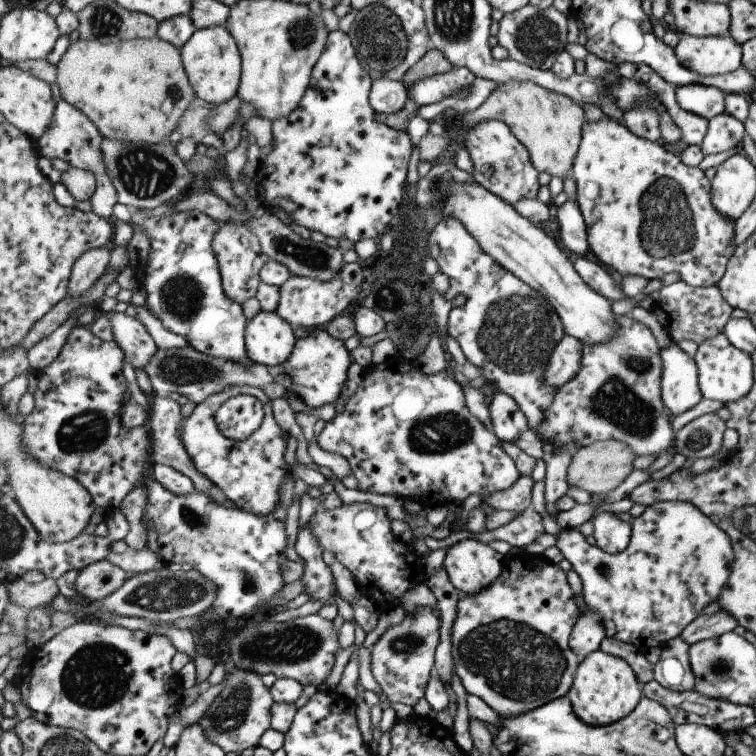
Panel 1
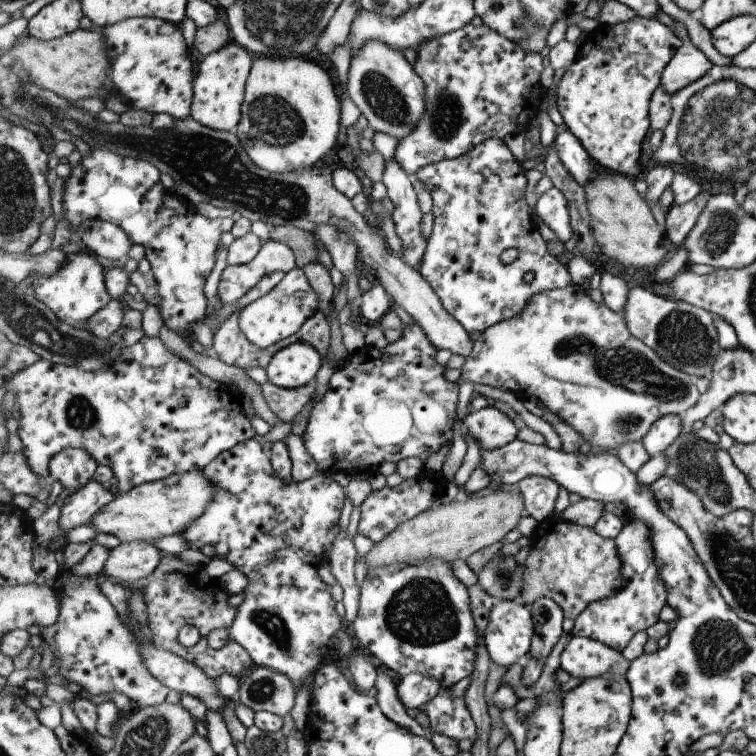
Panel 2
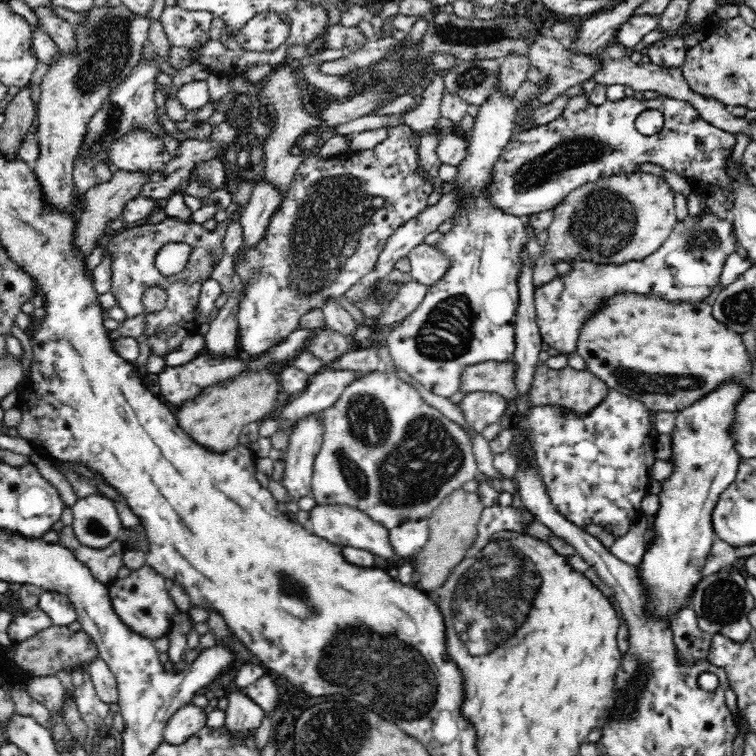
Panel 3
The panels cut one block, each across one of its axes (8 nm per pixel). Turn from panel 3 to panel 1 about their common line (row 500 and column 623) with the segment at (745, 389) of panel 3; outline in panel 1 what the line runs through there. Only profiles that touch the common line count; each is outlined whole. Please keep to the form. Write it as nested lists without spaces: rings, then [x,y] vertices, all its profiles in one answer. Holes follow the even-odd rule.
[[[599,650],[581,660],[574,685],[567,696],[580,719],[591,726],[607,726],[634,712],[644,694],[641,683],[630,662]]]

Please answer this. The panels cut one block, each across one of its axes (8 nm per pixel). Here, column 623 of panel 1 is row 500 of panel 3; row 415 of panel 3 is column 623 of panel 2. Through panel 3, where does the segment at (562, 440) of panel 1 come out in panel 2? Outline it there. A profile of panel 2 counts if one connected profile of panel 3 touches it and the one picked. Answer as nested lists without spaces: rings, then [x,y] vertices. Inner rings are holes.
[[[583,285],[535,294],[521,314],[480,333],[461,370],[458,384],[477,382],[508,389],[532,406],[536,405],[536,398],[541,398],[545,406],[572,426],[595,452],[604,448],[619,450],[623,444],[643,442],[660,418],[669,414],[683,417],[702,398],[696,376],[665,362],[629,330],[622,314],[611,310],[605,302],[595,302]]]

